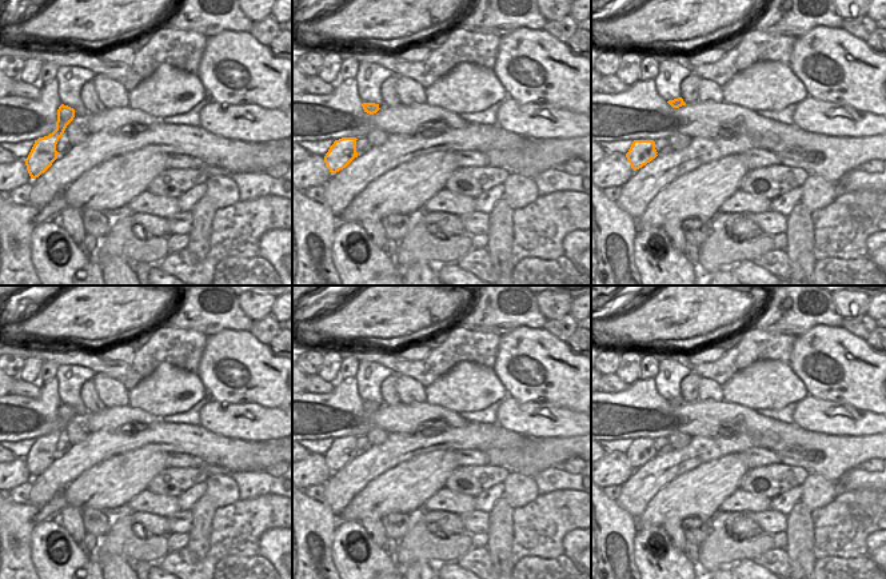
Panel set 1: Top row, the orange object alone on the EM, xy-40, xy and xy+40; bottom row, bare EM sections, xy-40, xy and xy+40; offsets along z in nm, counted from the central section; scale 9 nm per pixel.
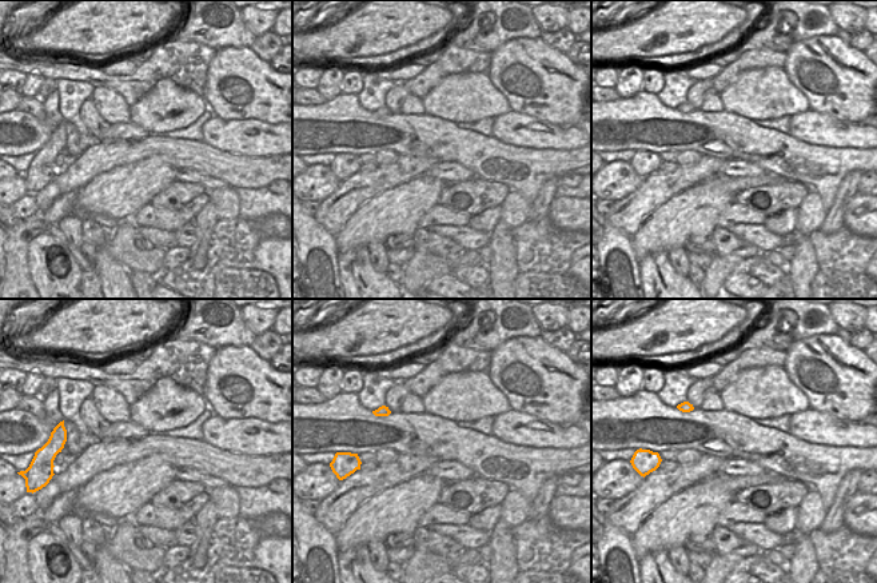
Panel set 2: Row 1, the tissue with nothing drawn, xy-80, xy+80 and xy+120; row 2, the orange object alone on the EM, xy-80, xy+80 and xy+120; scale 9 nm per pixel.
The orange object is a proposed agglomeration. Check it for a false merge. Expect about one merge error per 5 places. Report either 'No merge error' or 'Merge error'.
No merge error.

